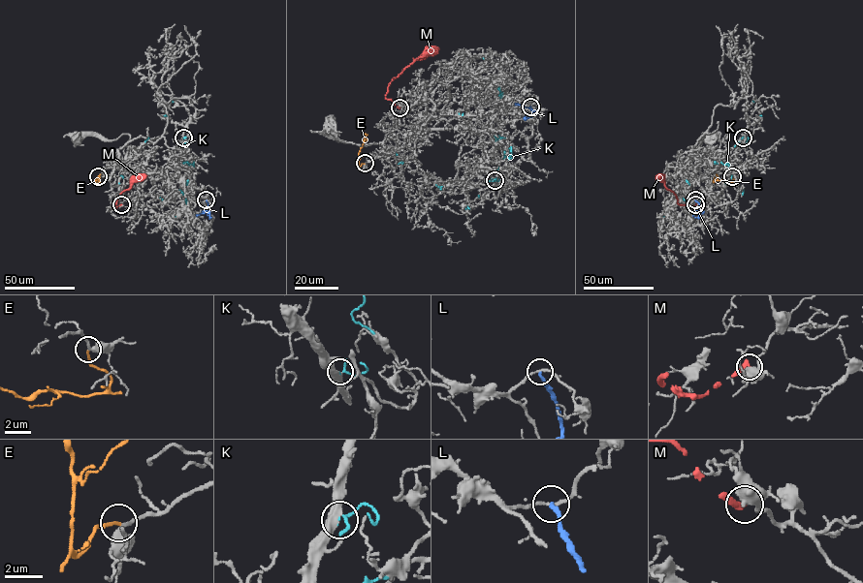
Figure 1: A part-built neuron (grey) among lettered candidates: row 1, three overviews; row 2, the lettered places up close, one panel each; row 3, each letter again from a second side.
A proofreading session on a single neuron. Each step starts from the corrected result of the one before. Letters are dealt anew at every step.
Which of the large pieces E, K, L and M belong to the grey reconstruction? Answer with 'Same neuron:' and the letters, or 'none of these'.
Same neuron: E

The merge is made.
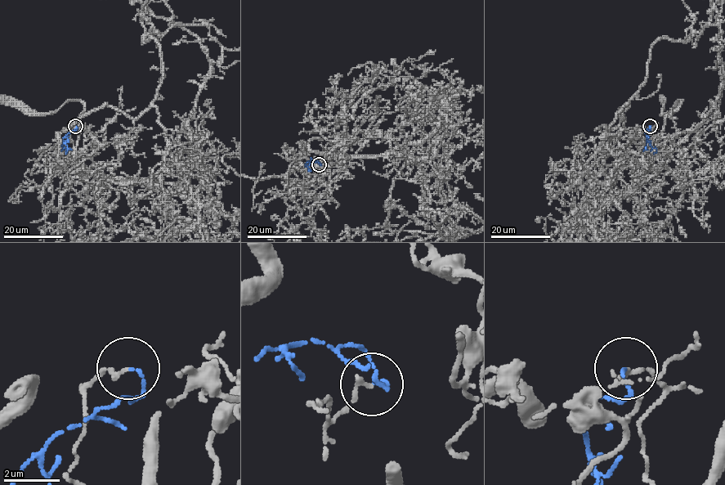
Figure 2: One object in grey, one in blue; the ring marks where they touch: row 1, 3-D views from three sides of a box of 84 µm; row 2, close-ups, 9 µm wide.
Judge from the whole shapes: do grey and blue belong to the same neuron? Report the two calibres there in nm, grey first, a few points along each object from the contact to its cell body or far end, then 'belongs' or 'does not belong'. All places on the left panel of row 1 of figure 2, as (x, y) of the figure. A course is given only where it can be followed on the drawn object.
150/100 nm | grey via (76, 126), (69, 138), (76, 151), (78, 100), (52, 112), (0, 102) | blue via (76, 126), (77, 129), (64, 136), (61, 146), (67, 150), (65, 154) | does not belong

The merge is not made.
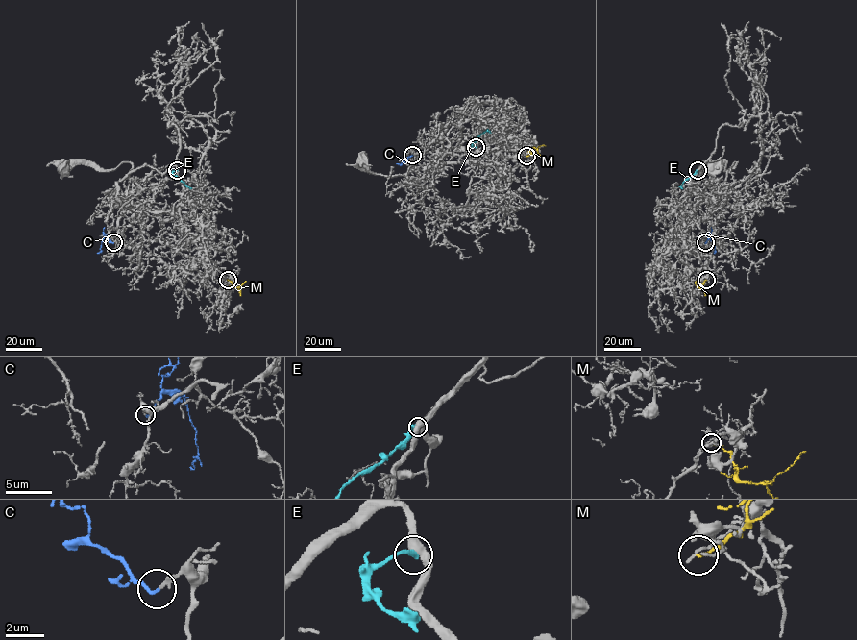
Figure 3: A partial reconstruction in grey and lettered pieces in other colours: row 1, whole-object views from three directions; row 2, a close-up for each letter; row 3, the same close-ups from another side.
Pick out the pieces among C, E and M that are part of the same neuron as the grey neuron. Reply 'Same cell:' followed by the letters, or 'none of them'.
Same cell: C

